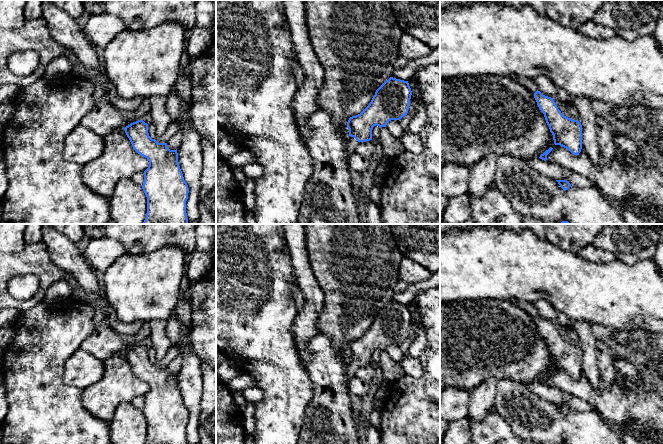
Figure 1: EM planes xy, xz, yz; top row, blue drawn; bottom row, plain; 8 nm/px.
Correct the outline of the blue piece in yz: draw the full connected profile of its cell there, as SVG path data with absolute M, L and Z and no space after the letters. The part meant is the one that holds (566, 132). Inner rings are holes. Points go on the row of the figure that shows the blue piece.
M540 91L534 93L534 98L544 114L555 145L568 149L572 154L579 155L582 149L582 125L578 120L564 116L558 109L553 98L543 95Z

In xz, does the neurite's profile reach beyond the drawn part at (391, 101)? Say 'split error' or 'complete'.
split error

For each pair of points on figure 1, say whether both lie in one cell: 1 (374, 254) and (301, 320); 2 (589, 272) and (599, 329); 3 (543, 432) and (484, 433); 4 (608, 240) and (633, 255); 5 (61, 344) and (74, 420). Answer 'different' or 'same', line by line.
1: different
2: different
3: different
4: same
5: same

